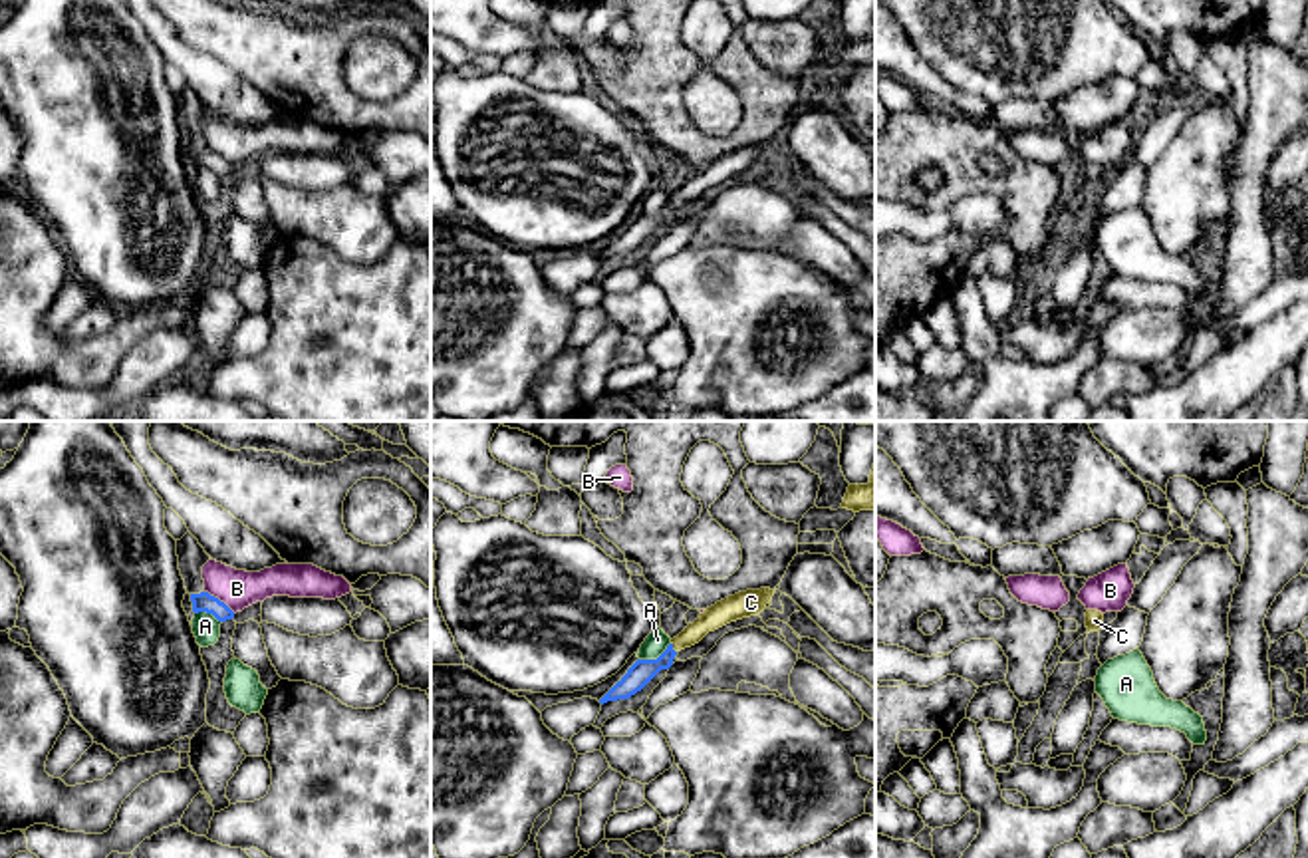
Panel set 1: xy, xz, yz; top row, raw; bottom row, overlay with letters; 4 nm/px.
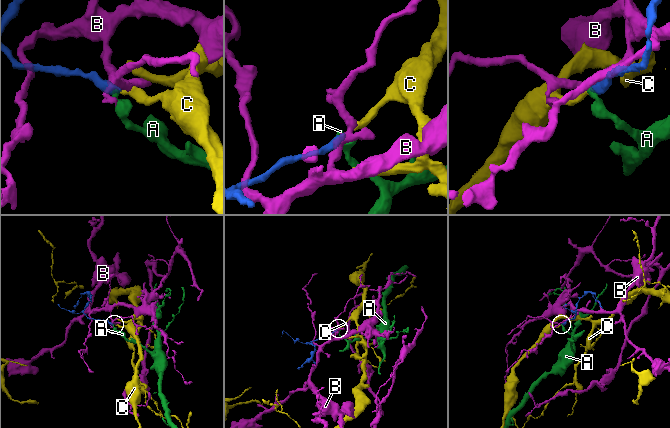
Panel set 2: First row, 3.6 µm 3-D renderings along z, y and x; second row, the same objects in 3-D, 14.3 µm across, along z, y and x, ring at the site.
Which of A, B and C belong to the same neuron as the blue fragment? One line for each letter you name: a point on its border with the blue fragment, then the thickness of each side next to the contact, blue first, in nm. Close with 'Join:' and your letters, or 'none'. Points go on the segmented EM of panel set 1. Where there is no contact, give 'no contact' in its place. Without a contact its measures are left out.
C: xz (671, 648) | 100/90 nm
Join: C

